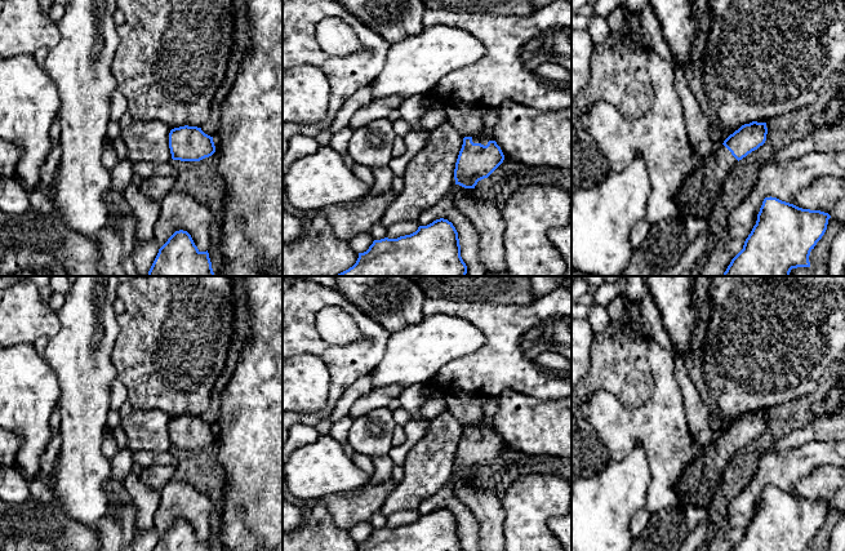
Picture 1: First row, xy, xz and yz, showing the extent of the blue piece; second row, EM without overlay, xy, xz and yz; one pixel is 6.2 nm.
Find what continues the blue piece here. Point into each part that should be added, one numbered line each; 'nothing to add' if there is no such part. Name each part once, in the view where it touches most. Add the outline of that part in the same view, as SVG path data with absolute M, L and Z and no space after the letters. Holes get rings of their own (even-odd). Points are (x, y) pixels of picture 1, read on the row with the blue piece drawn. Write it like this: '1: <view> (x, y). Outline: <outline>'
1: xz (485, 137). Outline: M486 130L480 135L472 137L473 143L481 143L484 146L486 146L489 141L493 141L493 137L492 137L490 132L486 132Z

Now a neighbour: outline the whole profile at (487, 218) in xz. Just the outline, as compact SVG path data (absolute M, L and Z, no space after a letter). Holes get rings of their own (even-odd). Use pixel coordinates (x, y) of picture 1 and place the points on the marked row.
M453 186L450 195L454 205L466 215L479 234L480 261L486 272L499 272L506 268L502 210L490 200L473 196L473 188Z

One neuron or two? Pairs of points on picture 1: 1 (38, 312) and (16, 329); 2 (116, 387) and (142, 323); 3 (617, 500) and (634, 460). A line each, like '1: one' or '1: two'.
1: one
2: two
3: one

